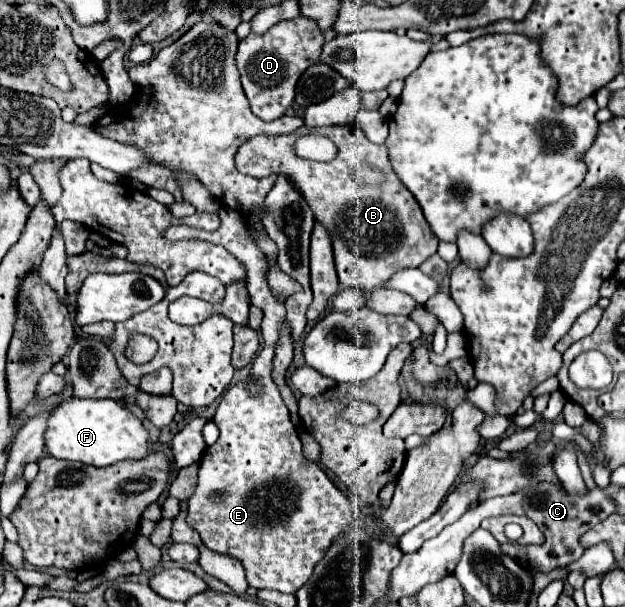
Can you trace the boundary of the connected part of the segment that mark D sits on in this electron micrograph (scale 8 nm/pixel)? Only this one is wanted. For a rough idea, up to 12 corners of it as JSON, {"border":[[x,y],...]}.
{"border":[[305,17],[239,43],[251,111],[273,121],[319,61],[321,29]]}

